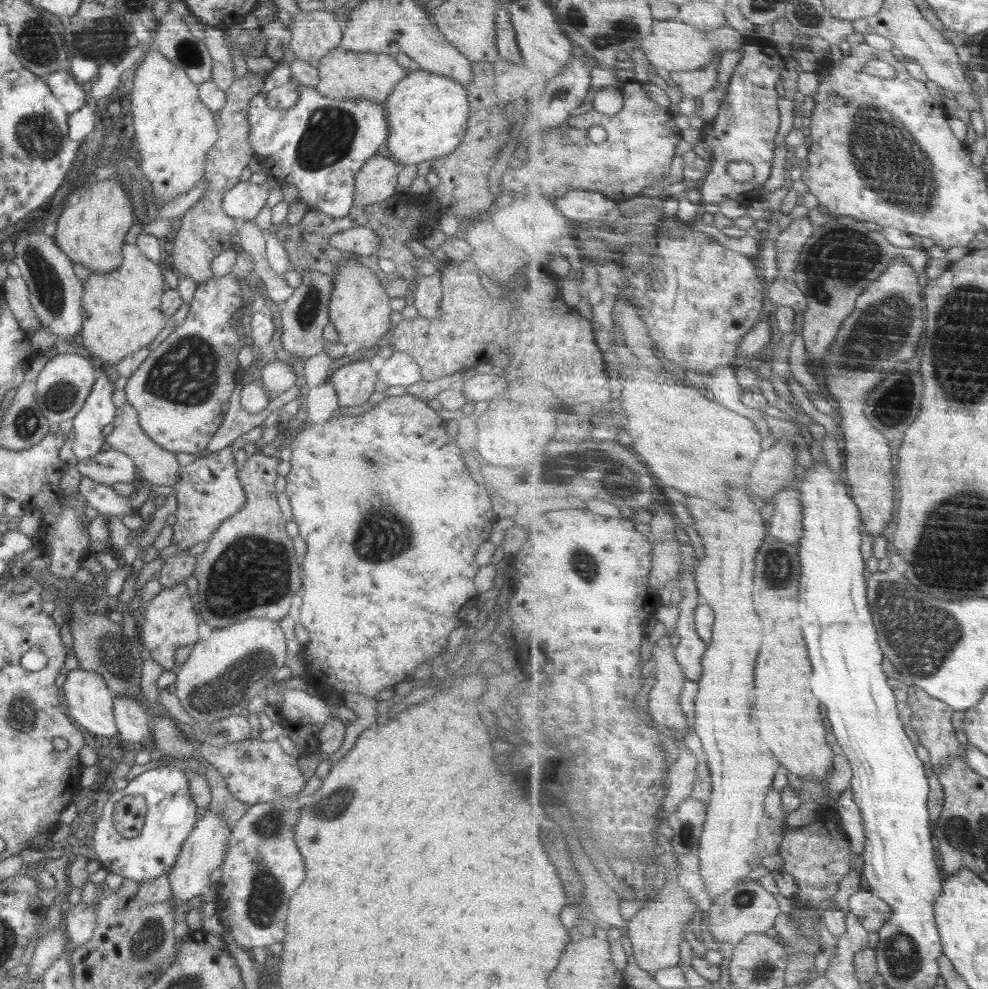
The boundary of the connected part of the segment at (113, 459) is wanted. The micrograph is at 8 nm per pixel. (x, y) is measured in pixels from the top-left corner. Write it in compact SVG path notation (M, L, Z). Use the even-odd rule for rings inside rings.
M114 449L100 451L86 461L78 461L75 467L81 476L106 486L117 482L133 483L140 477L132 458Z

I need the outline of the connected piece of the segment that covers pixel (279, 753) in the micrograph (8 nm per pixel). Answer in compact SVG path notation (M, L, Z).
M252 735L241 742L230 742L225 748L212 747L206 743L201 743L198 748L202 758L220 772L232 796L246 804L255 805L280 797L294 797L307 783L299 768L299 760L284 752L277 740L262 741L257 735Z

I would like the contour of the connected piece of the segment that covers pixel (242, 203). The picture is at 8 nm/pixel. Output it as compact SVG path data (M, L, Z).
M240 181L225 194L224 212L238 222L241 220L254 221L260 209L269 202L269 195L265 185L258 185L251 181Z

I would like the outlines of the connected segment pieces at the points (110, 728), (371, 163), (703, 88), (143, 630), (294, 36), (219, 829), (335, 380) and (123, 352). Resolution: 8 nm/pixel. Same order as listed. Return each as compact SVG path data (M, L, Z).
M80 668L65 671L60 685L65 711L83 731L98 736L114 736L119 733L113 713L114 692L107 687L105 680L97 672Z
M374 155L356 175L353 206L368 208L385 201L394 196L397 184L396 162L392 158Z
M711 63L692 72L674 72L674 80L680 82L685 96L701 100L704 94L716 90L718 84L718 65Z
M185 582L163 587L150 603L144 605L138 619L138 639L142 641L144 648L149 650L150 656L165 670L170 671L178 662L175 657L177 648L198 642L200 616L195 611Z
M332 9L304 10L292 18L289 48L297 59L317 68L326 53L341 47L343 23Z
M216 810L202 811L196 826L180 847L175 865L172 866L170 872L167 872L168 884L170 884L173 897L176 898L172 902L178 899L188 902L194 896L204 896L209 893L210 874L224 862L231 833L226 827L226 822L220 819L222 816Z
M366 360L335 368L329 383L336 391L340 406L346 408L362 406L371 400L379 381L377 370Z
M123 244L123 259L120 268L110 274L88 275L88 280L83 283L82 311L84 321L82 330L78 336L78 342L84 348L78 348L87 355L97 356L104 364L114 365L122 358L130 356L147 348L156 339L166 323L170 321L162 313L162 296L168 285L164 278L166 265L160 265L151 261L135 244Z

